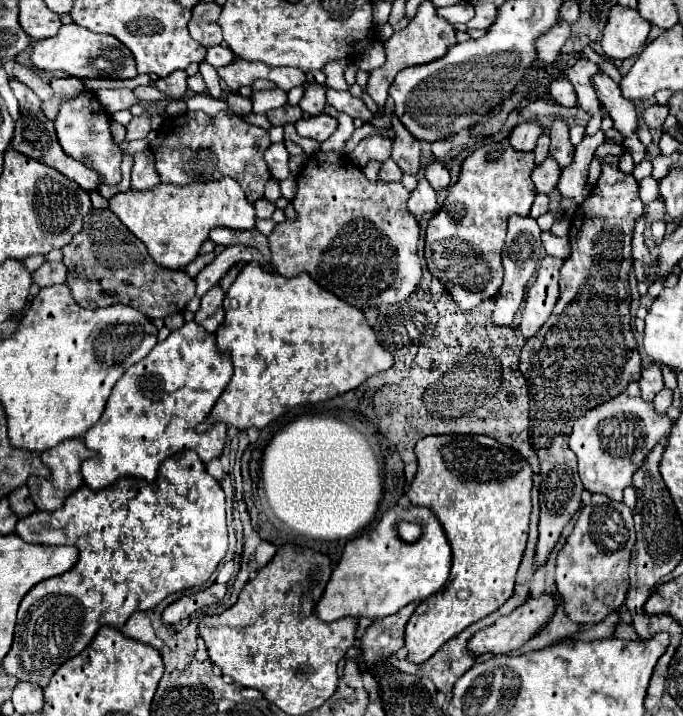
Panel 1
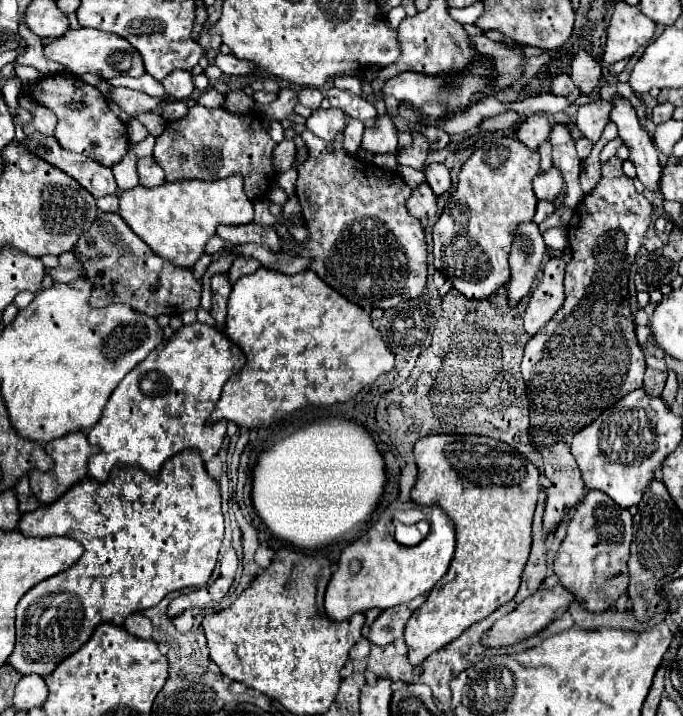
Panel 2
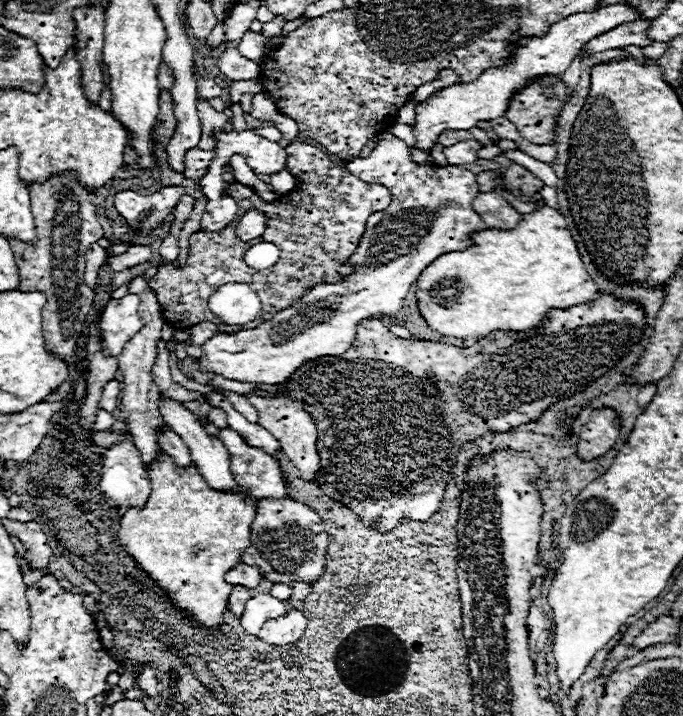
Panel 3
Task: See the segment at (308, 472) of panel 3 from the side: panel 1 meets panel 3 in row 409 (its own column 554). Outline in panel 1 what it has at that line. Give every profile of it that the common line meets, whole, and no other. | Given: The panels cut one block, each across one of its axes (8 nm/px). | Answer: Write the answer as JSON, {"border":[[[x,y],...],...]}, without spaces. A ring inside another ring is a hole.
{"border":[[[542,256],[540,258],[540,270],[534,280],[534,284],[528,288],[528,294],[524,298],[524,310],[522,310],[522,322],[520,332],[528,340],[536,334],[536,330],[548,320],[552,314],[552,308],[558,300],[558,278],[560,278],[560,266],[562,260],[556,256]]]}

